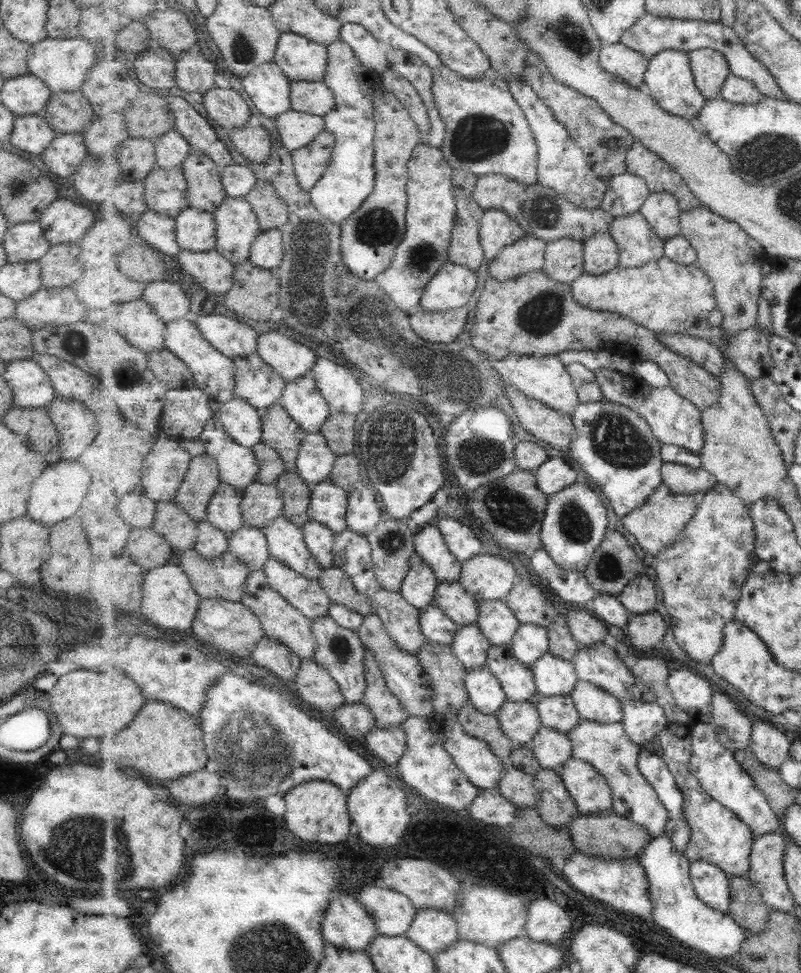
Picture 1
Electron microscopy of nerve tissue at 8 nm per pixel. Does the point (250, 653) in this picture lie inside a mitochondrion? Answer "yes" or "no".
no

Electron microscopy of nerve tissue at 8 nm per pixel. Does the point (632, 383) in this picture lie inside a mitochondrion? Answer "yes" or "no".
no

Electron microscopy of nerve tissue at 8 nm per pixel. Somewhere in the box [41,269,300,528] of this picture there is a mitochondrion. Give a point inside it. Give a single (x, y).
(75, 343)

